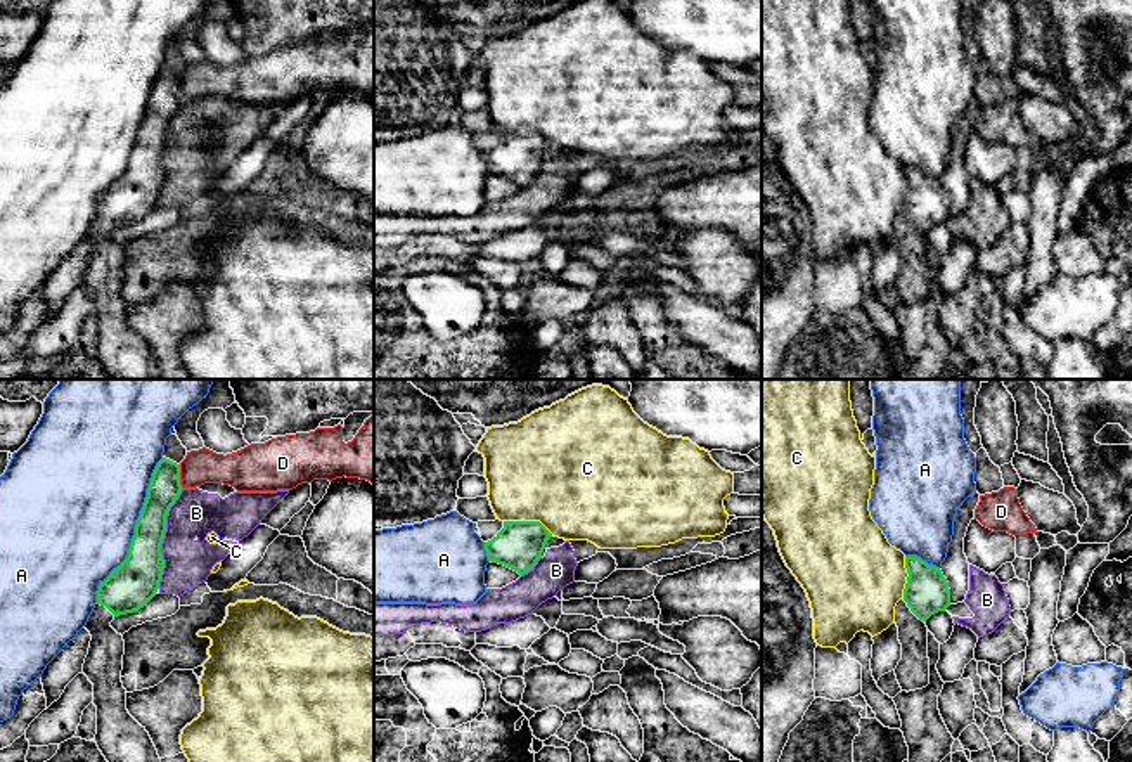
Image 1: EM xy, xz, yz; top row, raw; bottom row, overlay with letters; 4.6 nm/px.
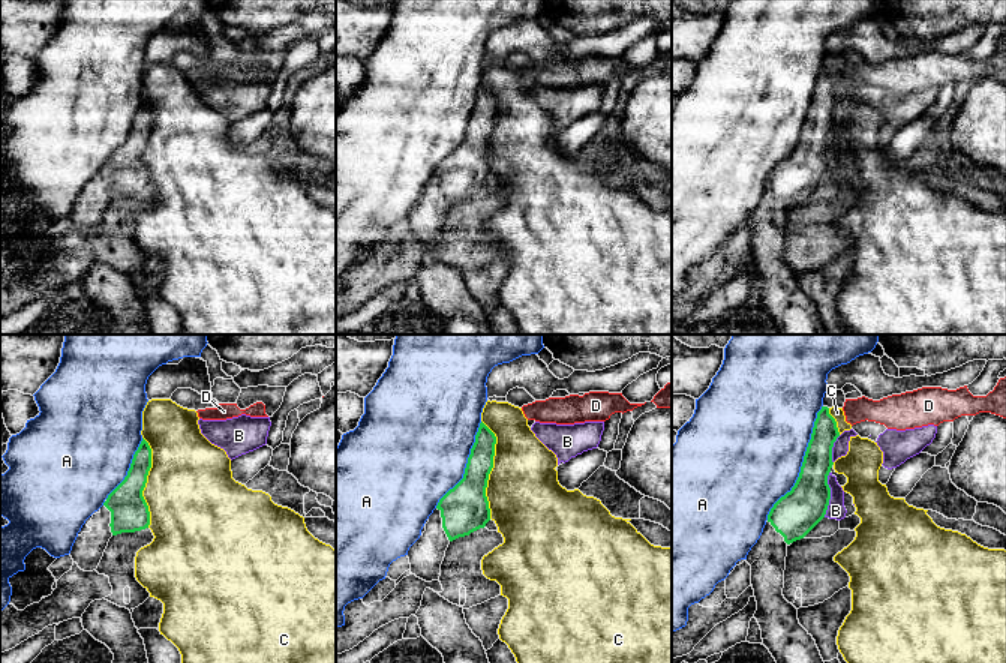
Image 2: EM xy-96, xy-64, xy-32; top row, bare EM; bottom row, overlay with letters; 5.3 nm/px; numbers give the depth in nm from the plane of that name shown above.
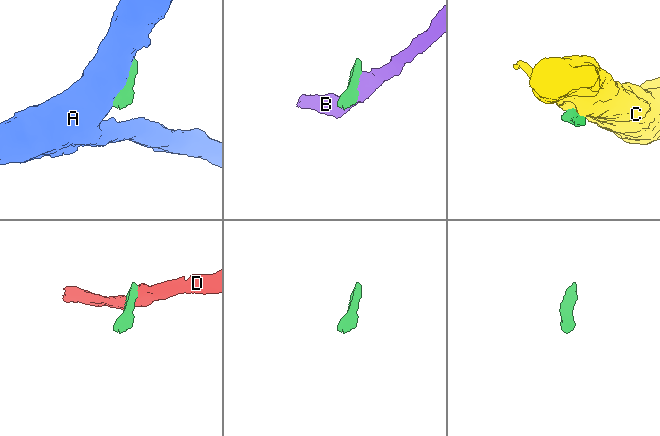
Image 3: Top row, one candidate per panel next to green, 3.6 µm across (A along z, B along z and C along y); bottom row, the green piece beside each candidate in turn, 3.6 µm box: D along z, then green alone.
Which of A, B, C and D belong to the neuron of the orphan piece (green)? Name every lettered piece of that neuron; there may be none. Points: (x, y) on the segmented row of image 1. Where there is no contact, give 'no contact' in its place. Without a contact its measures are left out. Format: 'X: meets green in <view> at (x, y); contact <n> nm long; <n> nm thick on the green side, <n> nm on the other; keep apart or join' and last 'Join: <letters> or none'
A: meets green in xy at (135, 530); contact 750 nm long; 220 nm thick on the green side, 480 nm on the other; keep apart
B: meets green in xy at (163, 537); contact 480 nm long; 220 nm thick on the green side, 220 nm on the other; keep apart
C: meets green in xz at (528, 522); contact 240 nm long; 220 nm thick on the green side, 480 nm on the other; keep apart
D: meets green in xy at (179, 477); contact 110 nm long; 150 nm thick on the green side, 160 nm on the other; keep apart
Join: none

